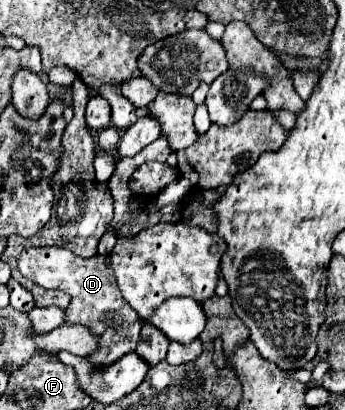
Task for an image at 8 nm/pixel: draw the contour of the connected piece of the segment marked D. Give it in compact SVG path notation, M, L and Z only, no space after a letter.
M56 245L32 247L20 253L18 269L22 277L32 279L36 285L44 289L62 289L72 295L72 301L66 309L66 315L68 315L66 323L86 325L94 335L100 337L100 349L92 353L94 363L110 365L122 355L136 349L142 319L120 295L108 255L94 255L90 259L82 259L82 257L76 257L72 251L64 247L56 247Z

